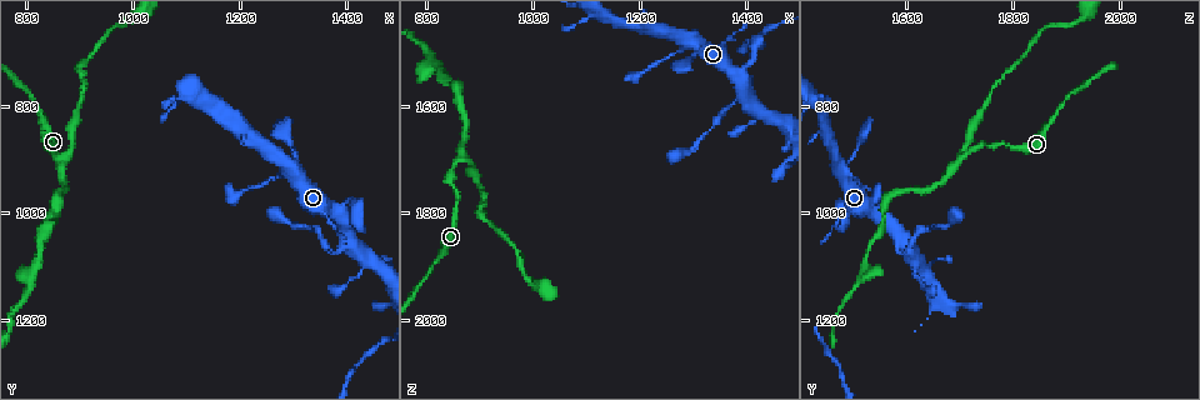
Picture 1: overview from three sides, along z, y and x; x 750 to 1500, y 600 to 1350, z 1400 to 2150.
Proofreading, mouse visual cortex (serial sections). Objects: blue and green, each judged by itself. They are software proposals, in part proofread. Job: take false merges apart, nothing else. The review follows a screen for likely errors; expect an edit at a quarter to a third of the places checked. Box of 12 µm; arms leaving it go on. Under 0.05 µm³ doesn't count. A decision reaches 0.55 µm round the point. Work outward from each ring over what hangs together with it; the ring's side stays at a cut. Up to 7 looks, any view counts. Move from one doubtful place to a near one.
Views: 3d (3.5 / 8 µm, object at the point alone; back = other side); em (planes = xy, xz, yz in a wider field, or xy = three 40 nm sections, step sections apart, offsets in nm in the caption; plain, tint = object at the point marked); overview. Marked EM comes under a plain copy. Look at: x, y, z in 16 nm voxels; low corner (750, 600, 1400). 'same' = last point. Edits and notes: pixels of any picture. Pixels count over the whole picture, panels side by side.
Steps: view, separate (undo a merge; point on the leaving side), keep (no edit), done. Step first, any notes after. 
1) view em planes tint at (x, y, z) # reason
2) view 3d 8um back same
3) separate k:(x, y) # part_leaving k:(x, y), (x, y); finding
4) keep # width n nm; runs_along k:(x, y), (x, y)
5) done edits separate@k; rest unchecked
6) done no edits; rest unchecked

view 3d 8um at (1305, 920, 1475) # thin arm on a thick one

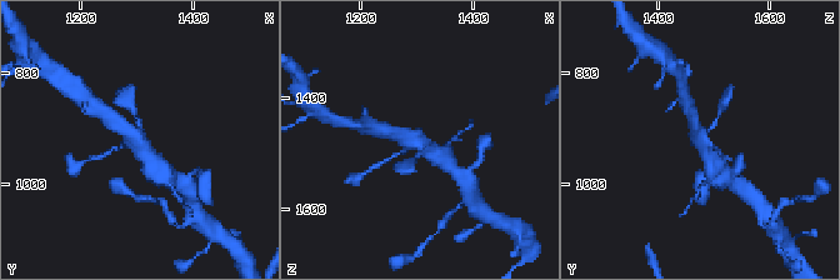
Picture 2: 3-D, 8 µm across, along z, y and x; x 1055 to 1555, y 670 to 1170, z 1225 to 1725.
view em xy step 3 tint at (1300, 920, 1475) # arms 4; arm_widths 100, 150, 350, 500 nm; now the EM

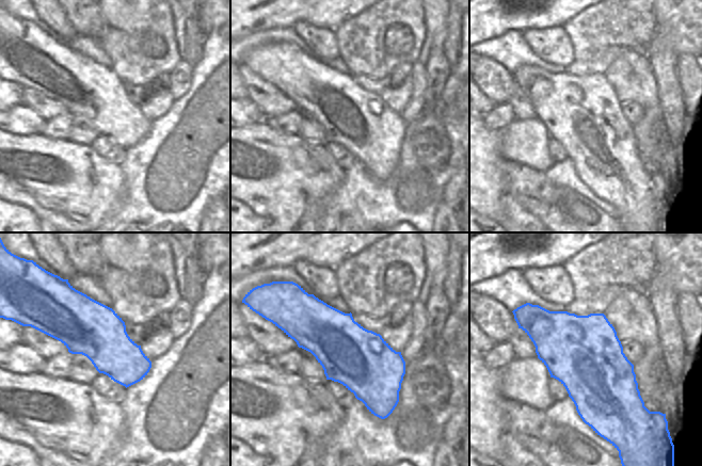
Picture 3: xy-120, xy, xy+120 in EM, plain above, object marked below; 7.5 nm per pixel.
keep # one cell here

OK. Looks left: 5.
view 3d 3.5um at (1405, 1050, 1585) # sharp bend

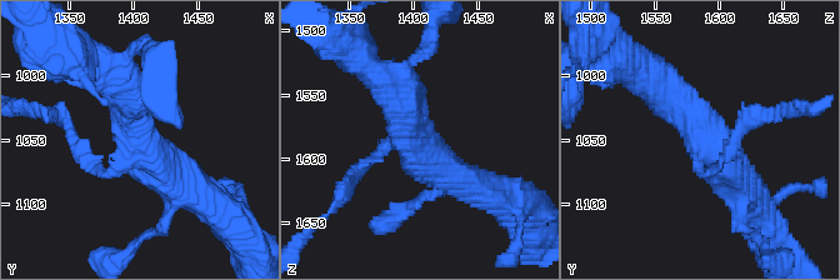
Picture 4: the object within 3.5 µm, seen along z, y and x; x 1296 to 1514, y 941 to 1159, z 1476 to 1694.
view em planes tint at (1400, 1048, 1588) # arms 3; arm_widths 150, 450, 500 nm; now the EM

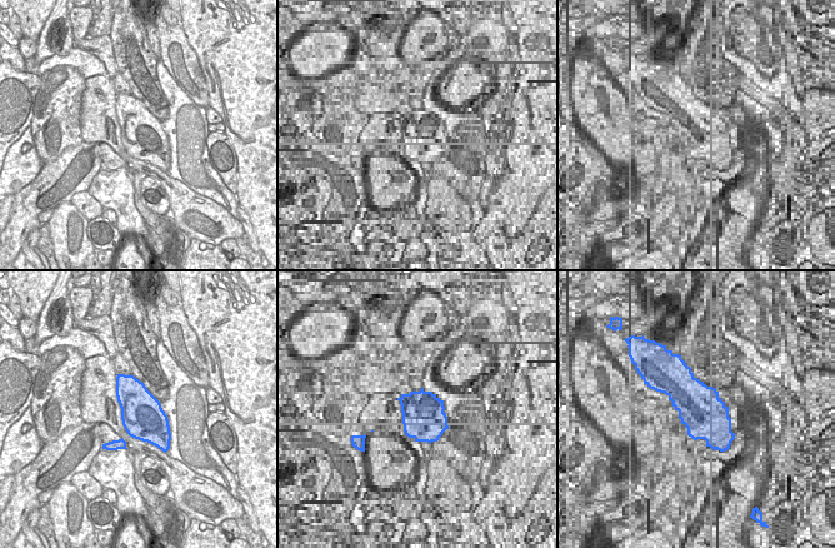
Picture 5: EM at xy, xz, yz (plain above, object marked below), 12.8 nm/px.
keep # width 550 nm; runs_along 4:(650, 76), (666, 88), (746, 191); all the same cell

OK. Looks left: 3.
view 3d 3.5um at (860, 900, 1705) # a fork

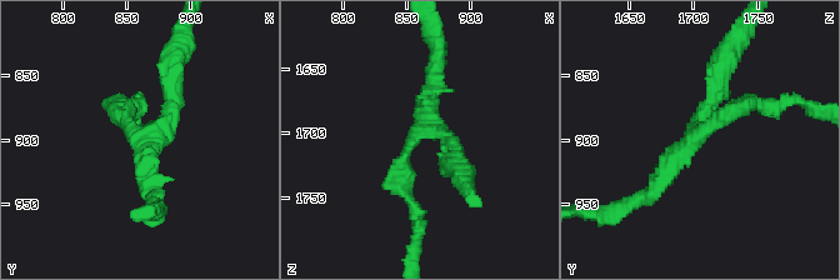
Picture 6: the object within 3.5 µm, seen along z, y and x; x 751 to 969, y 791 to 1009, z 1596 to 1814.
view em xy step 5 tint at (858, 898, 1702) # arms 3; arm_widths 200, 200, 250 nm

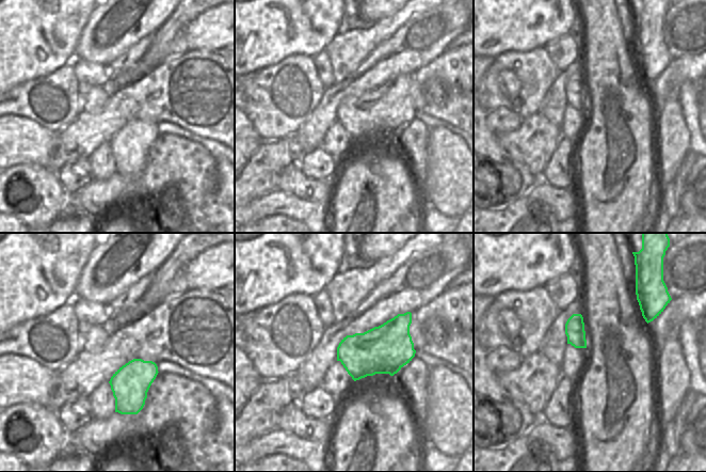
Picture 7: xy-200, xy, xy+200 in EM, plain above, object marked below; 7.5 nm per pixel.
view em xy step 2 tint same # cut it another way

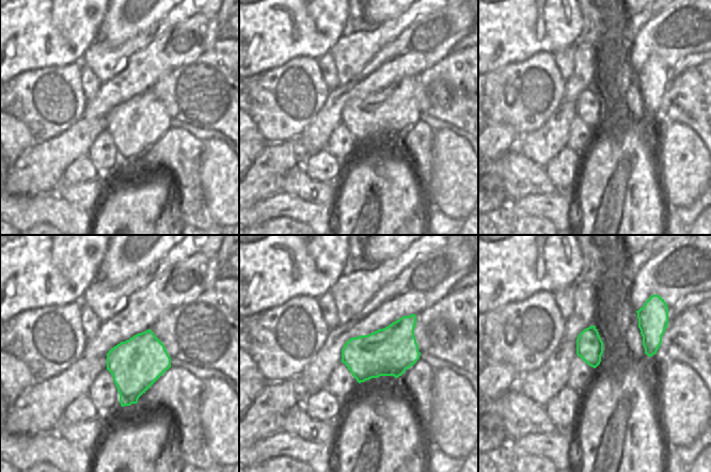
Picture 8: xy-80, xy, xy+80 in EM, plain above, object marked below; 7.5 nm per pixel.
keep # runs_along 6:(761, 106), (710, 123), (644, 195); continuous, no second cell

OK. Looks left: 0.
done no edits; rest unchecked

